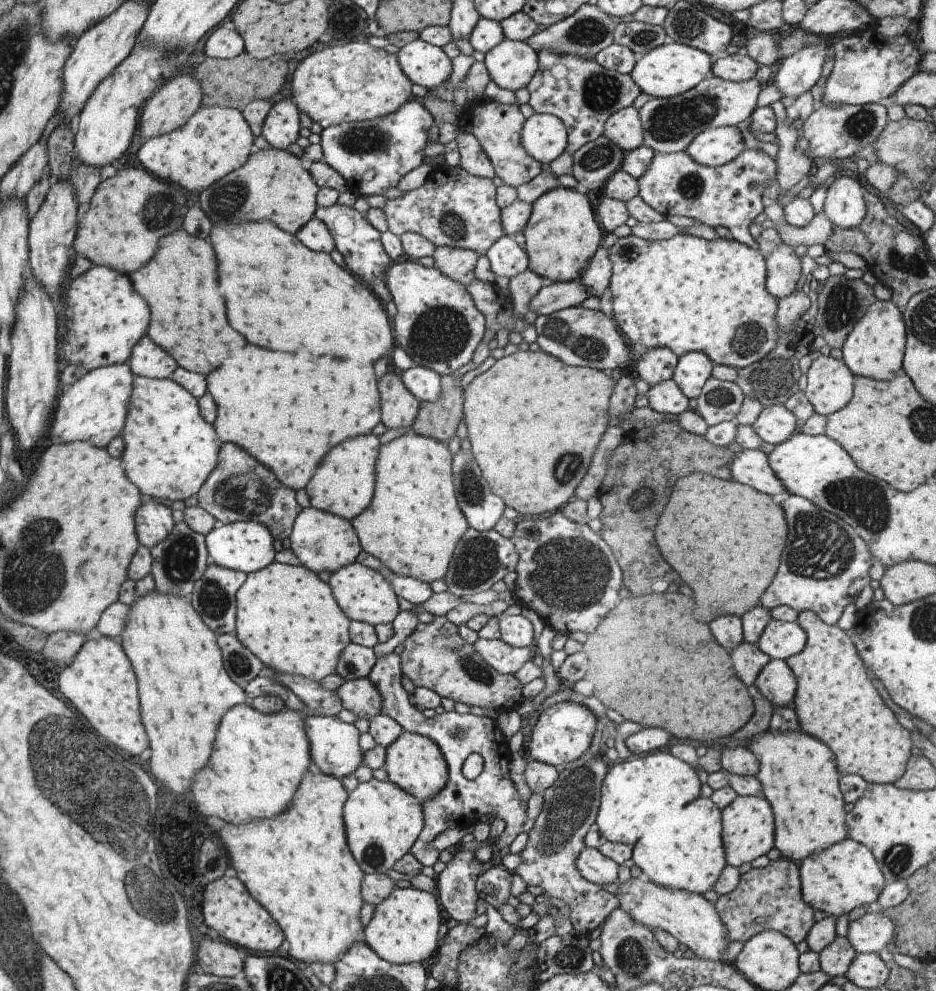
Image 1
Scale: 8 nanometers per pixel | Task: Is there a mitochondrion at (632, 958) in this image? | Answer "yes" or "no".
yes

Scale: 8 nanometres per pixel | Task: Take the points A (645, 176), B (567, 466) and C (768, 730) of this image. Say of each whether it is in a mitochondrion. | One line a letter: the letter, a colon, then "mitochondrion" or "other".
A: other
B: mitochondrion
C: other

